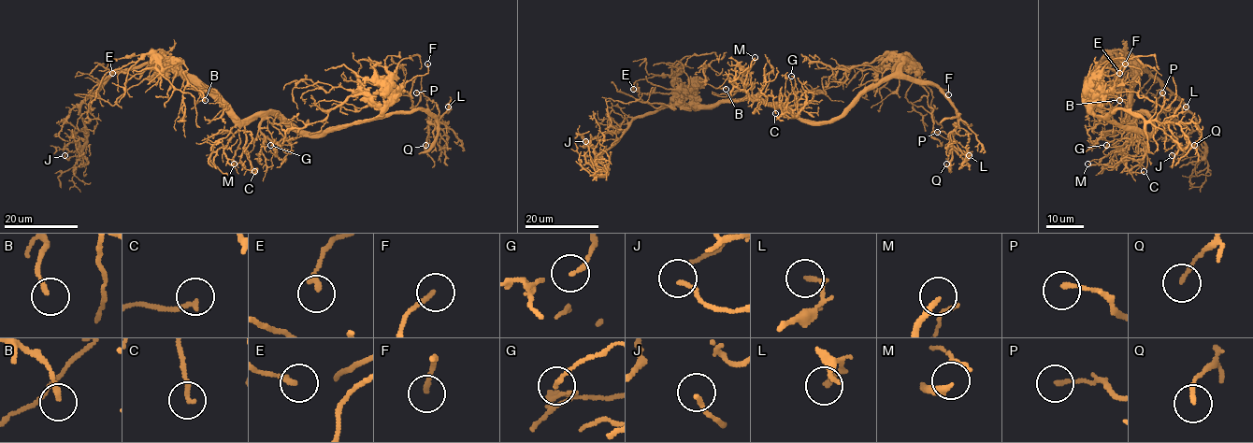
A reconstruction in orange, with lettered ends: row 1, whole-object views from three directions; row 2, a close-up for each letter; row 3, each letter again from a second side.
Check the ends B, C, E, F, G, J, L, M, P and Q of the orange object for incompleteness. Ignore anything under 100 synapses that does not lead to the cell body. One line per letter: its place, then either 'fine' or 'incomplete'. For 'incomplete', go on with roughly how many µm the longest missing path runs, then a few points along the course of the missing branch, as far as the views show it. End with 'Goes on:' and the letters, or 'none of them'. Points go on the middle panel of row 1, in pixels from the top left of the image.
B: place (726, 89); fine
C: place (775, 113); fine
E: place (633, 89); fine
F: place (948, 94); fine
G: place (791, 76); fine
J: place (585, 141); fine
L: place (969, 155); fine
M: place (755, 57); fine
P: place (937, 132); fine
Q: place (946, 164); fine
Goes on: none of them

